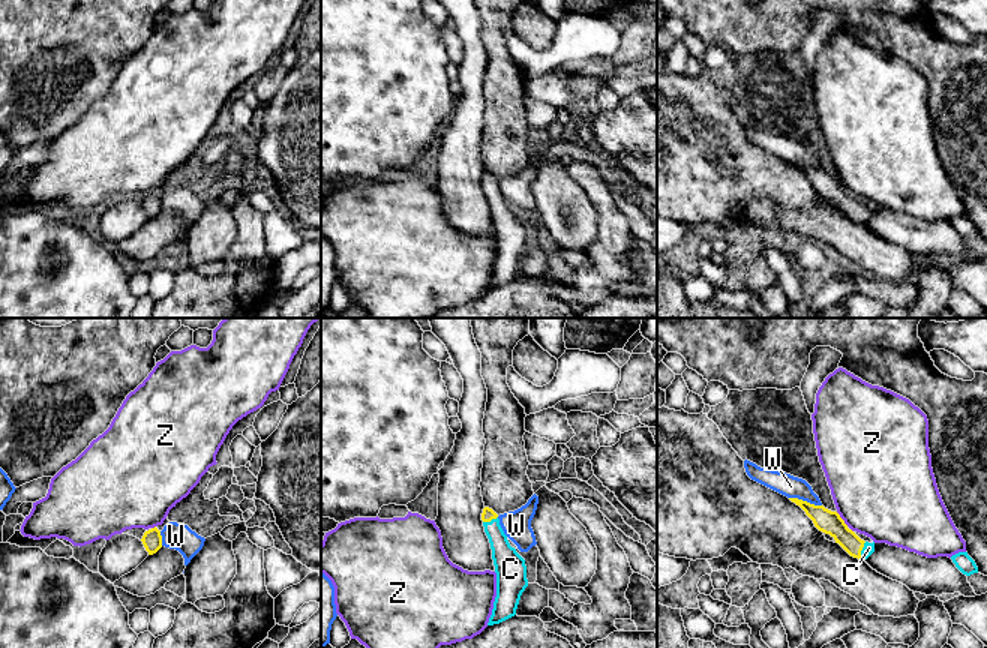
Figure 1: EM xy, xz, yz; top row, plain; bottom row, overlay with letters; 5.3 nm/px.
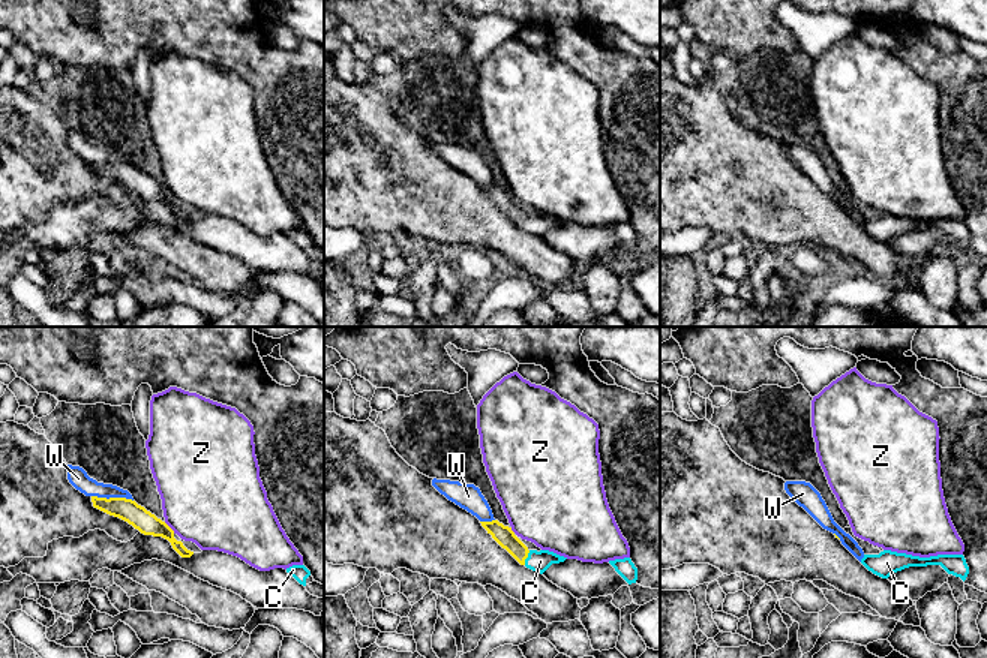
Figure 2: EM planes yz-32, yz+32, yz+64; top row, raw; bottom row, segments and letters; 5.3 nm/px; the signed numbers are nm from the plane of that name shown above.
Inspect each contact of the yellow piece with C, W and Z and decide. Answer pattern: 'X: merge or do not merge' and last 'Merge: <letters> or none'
C: merge
W: do not merge
Z: do not merge
Merge: C

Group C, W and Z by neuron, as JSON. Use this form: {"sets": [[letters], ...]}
{"sets": [["C"], ["W"], ["Z"]]}

